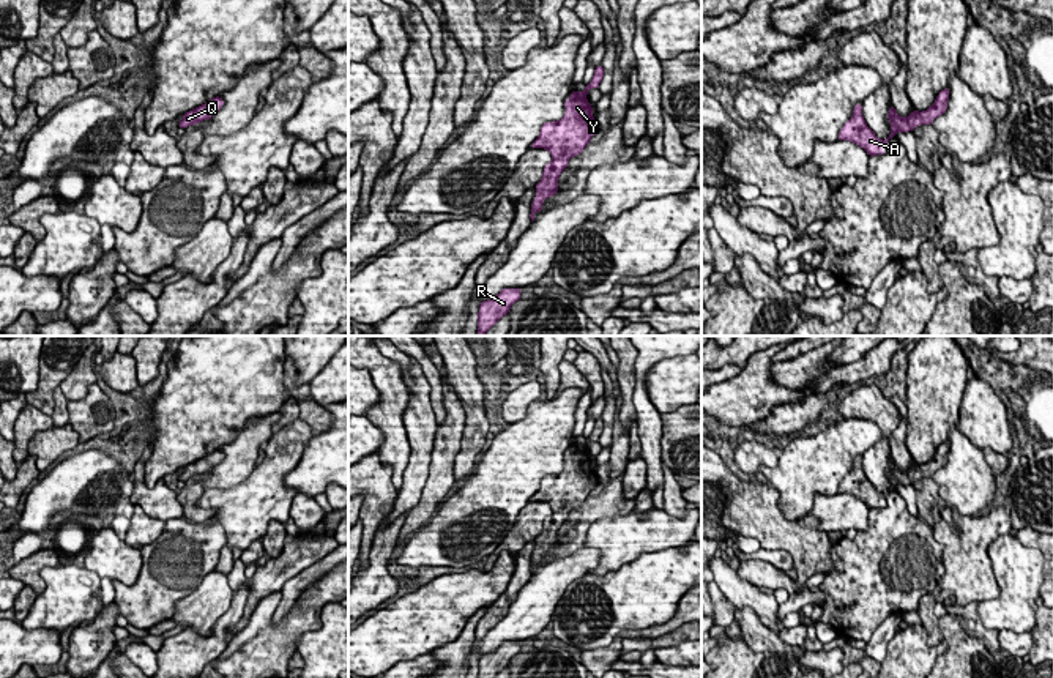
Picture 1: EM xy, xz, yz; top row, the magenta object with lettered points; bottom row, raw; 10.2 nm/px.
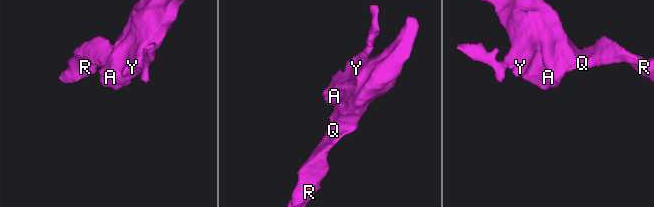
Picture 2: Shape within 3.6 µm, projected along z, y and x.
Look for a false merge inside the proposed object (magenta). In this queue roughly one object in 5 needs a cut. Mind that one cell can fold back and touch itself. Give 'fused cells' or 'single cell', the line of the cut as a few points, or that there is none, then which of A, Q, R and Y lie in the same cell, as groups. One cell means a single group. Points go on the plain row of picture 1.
single cell | no cut | A Q R Y

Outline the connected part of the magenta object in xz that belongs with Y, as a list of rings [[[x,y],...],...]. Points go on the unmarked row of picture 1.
[[[597,418],[585,443],[574,443],[571,451],[564,454],[564,471],[544,476],[539,490],[530,498],[530,501],[549,503],[552,508],[552,514],[544,519],[541,535],[534,539],[538,549],[531,557],[531,576],[534,574],[534,566],[541,566],[542,553],[558,546],[558,530],[567,520],[567,514],[580,508],[599,482],[593,470],[593,459],[588,456],[586,448],[590,441],[599,441],[602,430],[604,421]]]

